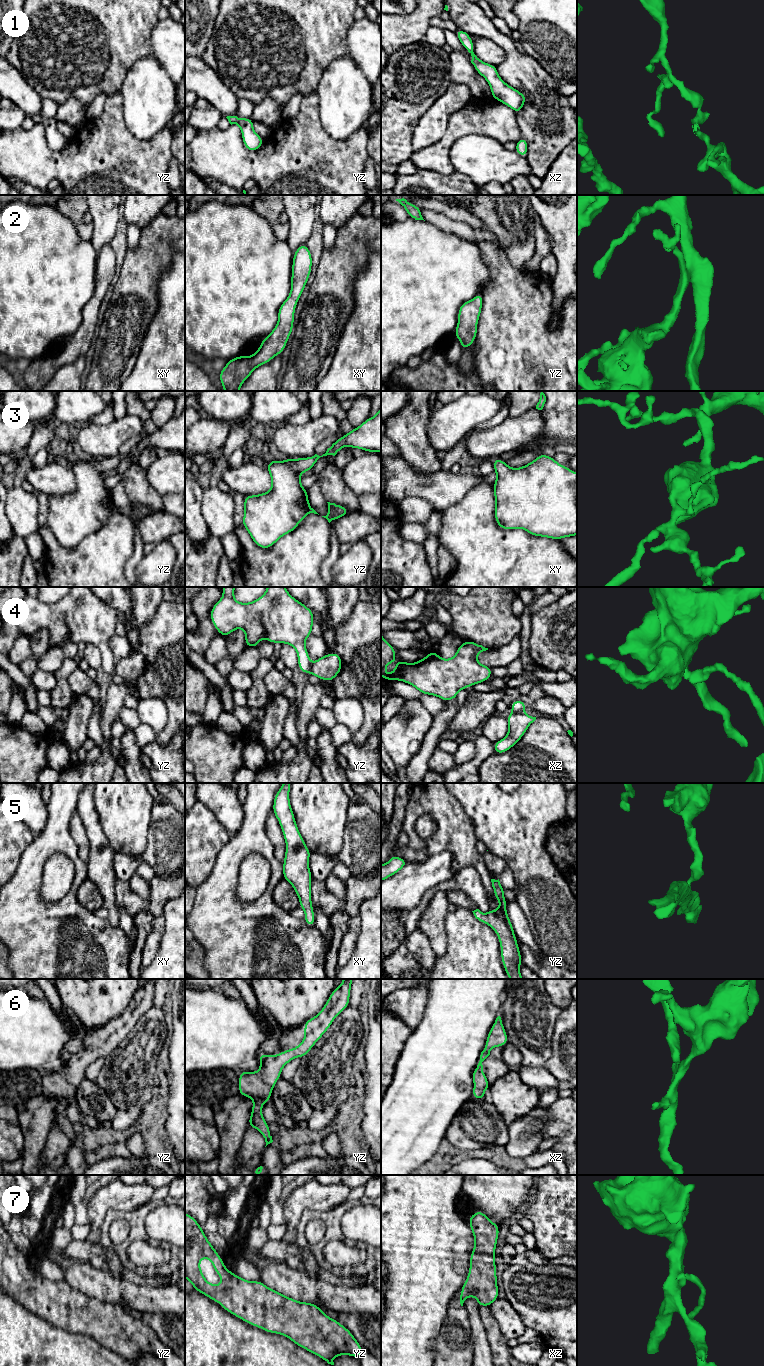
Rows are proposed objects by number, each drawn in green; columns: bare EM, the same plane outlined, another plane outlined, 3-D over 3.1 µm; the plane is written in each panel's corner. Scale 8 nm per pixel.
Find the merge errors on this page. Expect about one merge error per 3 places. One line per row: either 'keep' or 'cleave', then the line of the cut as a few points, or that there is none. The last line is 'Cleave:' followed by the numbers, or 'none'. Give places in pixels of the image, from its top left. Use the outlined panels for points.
1: keep; no cut
2: keep; no cut
3: keep; no cut
4: cleave; cut in xz along (513, 712), (522, 713)
5: keep; no cut
6: keep; no cut
7: keep; no cut
Cleave: 4

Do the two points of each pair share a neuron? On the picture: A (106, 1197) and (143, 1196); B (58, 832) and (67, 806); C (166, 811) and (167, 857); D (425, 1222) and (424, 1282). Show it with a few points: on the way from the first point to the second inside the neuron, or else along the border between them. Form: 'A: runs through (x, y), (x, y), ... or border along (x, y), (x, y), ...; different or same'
A: runs through (115, 1197), (134, 1195); same
B: runs through (58, 826), (61, 812); same
C: runs through (167, 822), (167, 846); same
D: runs through (425, 1237), (425, 1267); same

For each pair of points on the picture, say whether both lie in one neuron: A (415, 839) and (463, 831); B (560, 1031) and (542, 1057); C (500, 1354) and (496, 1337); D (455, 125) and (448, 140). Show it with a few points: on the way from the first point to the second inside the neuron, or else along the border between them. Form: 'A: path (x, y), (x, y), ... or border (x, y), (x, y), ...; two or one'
A: path (411, 821), (420, 810), (442, 810), (445, 813); one
B: border (555, 1023), (548, 1039), (551, 1055), (543, 1066); two
C: path (499, 1350), (497, 1341); one
D: path (455, 129), (450, 136); one

